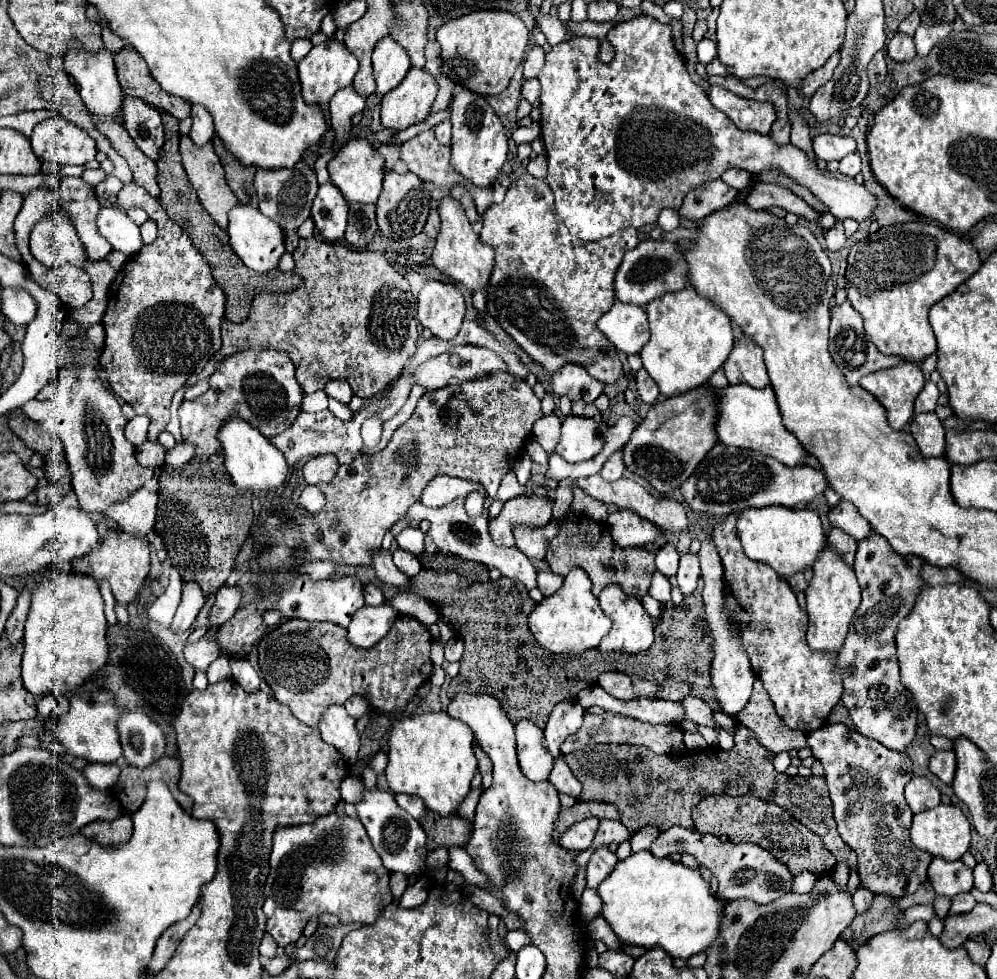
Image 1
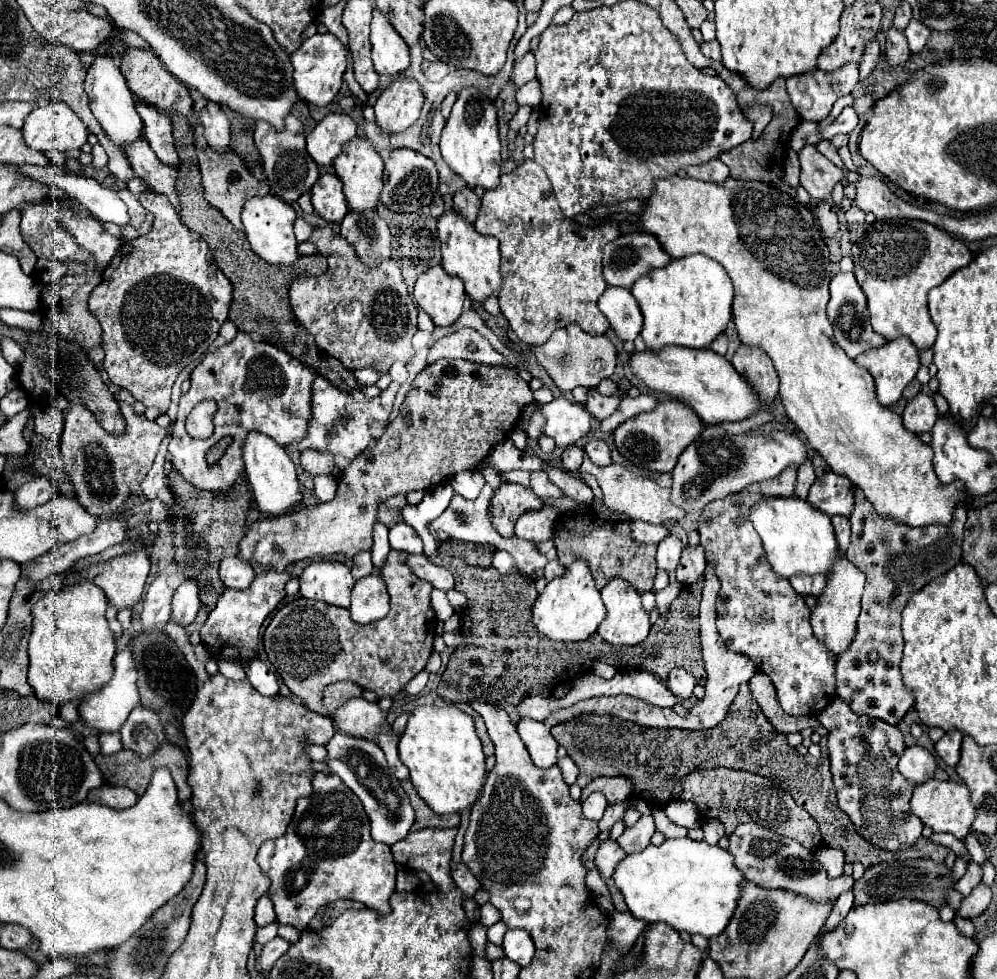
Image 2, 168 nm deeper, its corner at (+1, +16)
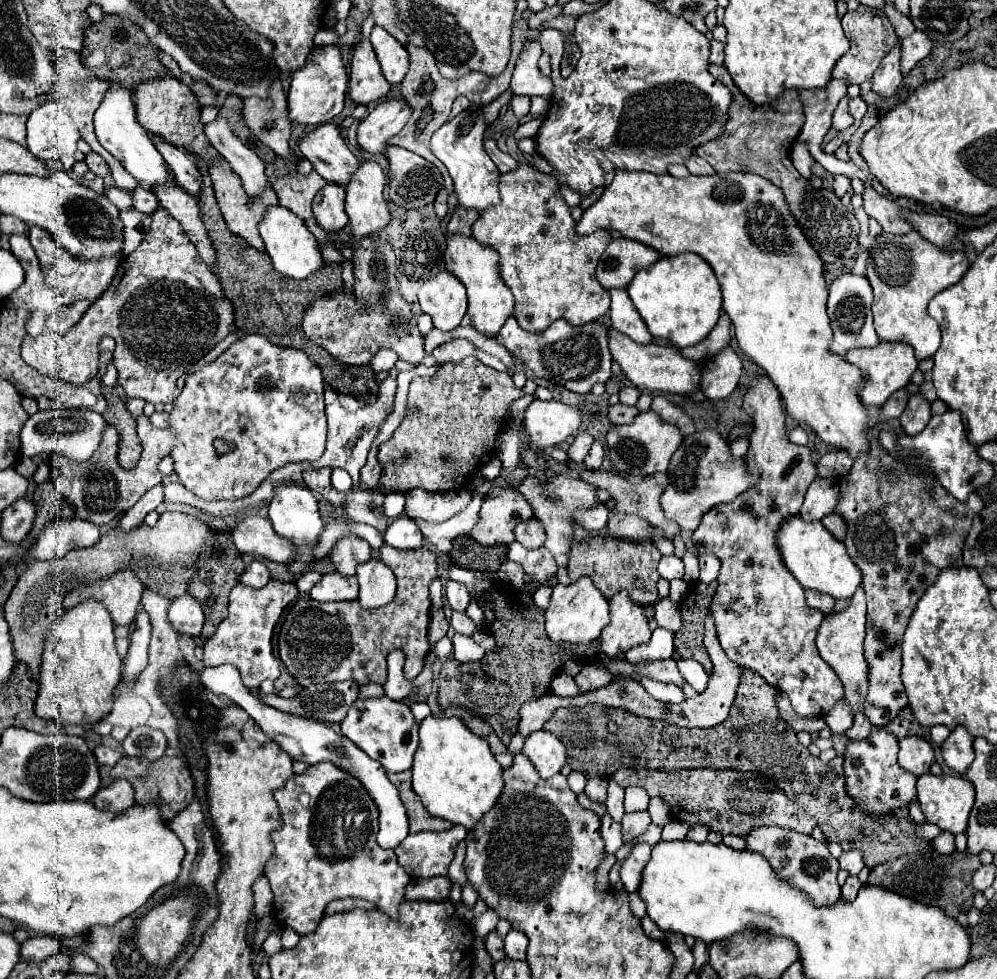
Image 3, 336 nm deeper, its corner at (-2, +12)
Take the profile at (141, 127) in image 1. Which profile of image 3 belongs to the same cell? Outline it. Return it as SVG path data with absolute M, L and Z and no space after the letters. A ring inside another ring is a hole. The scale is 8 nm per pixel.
M153 136L151 138L155 148L159 150L159 154L165 158L175 182L187 190L189 194L197 196L199 194L199 188L201 188L201 176L199 176L199 170L193 162L193 156L177 146L173 146L171 142L163 140L161 136Z

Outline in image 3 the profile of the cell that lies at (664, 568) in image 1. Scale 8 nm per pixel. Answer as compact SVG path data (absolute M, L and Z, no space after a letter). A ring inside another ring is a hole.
M675 554L671 556L663 556L661 562L659 562L659 576L665 578L665 580L675 580L675 578L683 578L683 572L685 572L685 566L683 566L683 560L677 558Z

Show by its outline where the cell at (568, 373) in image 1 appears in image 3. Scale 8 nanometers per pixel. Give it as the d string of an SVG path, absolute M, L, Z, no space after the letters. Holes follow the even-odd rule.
M511 316L501 328L501 342L503 346L525 362L539 378L545 378L557 386L563 386L577 394L587 394L597 382L607 382L611 378L611 352L609 352L609 330L599 324L591 322L581 328L575 328L567 320L557 320L541 334L531 334L519 328L517 320Z

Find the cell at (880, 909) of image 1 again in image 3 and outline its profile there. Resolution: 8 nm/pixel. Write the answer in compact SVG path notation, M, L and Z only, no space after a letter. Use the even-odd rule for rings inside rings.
M927 852L927 854L907 854L897 860L879 864L869 874L869 886L885 886L891 888L891 892L913 898L917 902L923 902L927 906L941 908L947 916L957 918L959 912L967 912L973 906L973 886L971 876L981 866L979 856L971 856L967 852L953 852L949 856L939 852ZM909 874L909 876L903 876ZM915 874L915 876L913 876Z

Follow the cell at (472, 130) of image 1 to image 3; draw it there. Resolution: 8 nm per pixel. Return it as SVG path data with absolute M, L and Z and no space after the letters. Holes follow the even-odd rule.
M471 104L469 110L457 114L457 118L441 126L431 138L431 152L447 166L449 176L455 182L455 194L459 198L459 204L465 208L477 208L479 212L499 204L499 170L485 152L485 130L487 120L483 108L479 104Z

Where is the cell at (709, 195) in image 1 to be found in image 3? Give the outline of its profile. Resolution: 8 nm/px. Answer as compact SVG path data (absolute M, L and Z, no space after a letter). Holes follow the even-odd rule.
M695 154L685 162L685 166L687 166L689 172L695 174L695 176L709 176L709 174L715 174L713 166L707 164L703 158L699 158L699 156L695 156Z

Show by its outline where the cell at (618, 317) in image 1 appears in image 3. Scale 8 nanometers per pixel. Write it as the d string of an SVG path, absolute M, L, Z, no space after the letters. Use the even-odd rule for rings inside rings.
M609 290L609 294L611 294L613 328L623 336L629 336L633 342L641 342L641 344L653 342L653 336L645 328L645 322L641 320L641 316L637 316L637 310L633 308L629 294L625 290Z

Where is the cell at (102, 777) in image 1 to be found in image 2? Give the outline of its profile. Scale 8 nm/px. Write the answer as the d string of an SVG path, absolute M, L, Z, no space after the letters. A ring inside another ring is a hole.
M102 732L100 734L100 748L102 748L102 754L114 754L114 752L122 750L120 732Z

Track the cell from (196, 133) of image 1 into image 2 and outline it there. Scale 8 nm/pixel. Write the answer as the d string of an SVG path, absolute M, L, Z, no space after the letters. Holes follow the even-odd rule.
M208 102L206 108L198 114L198 120L204 126L204 136L210 144L210 148L220 152L222 156L228 154L232 150L230 122L228 122L226 114L222 112L222 108L216 102Z

